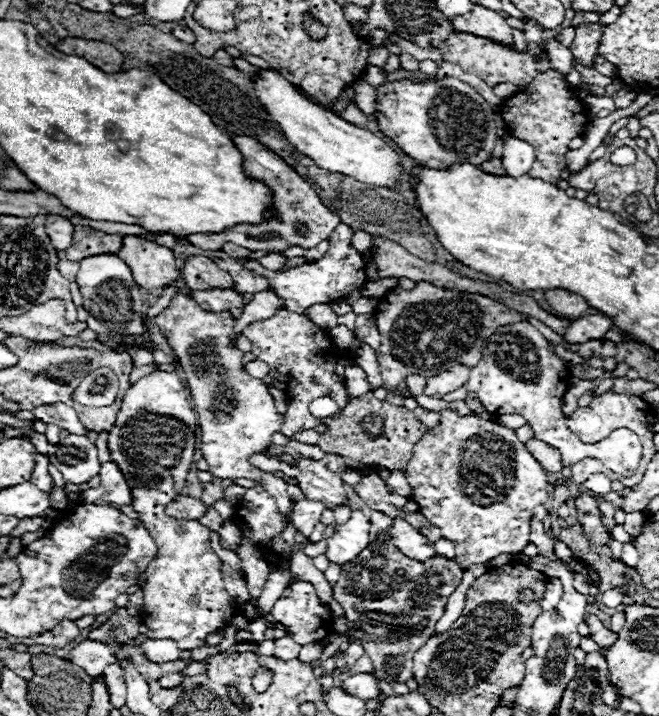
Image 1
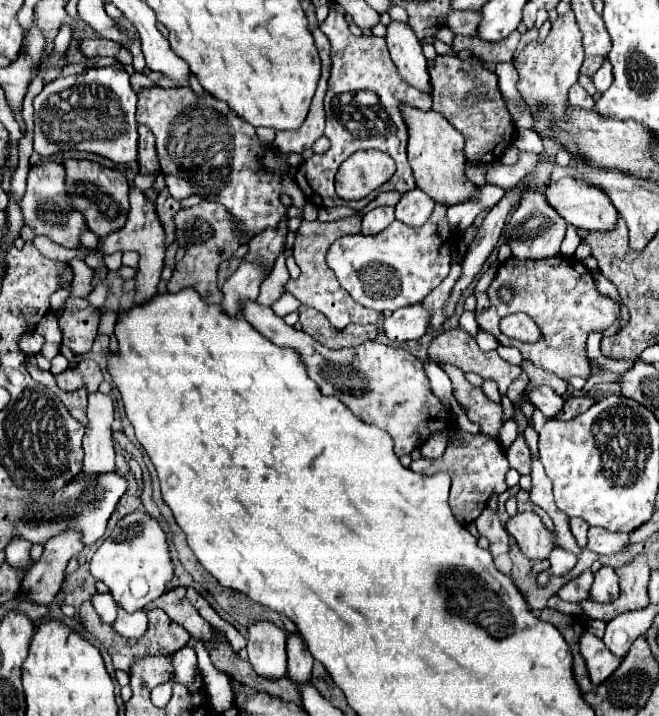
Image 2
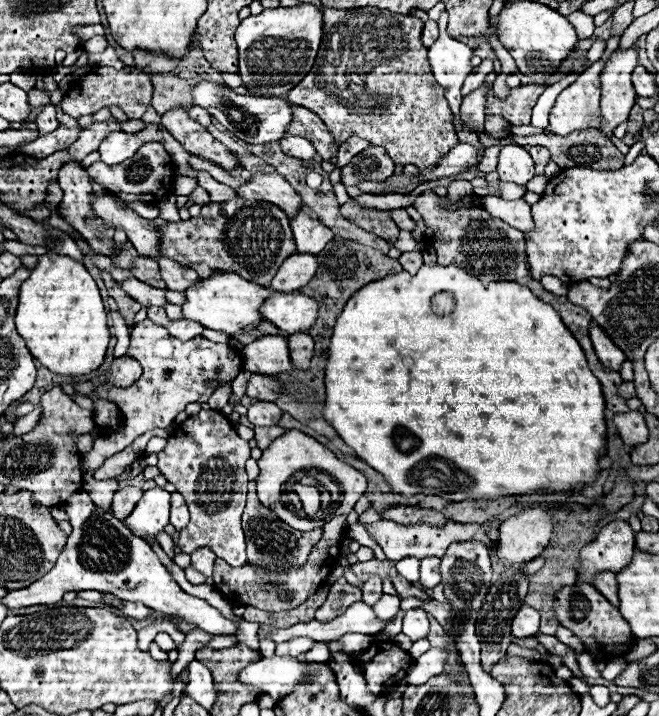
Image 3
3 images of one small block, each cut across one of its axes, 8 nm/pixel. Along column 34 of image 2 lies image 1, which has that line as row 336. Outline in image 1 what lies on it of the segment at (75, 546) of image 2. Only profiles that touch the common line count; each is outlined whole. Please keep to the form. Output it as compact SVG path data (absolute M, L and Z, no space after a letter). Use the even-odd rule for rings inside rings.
M604 314L584 316L568 324L564 330L564 340L572 344L584 344L588 340L602 340L604 334L612 328L612 320Z

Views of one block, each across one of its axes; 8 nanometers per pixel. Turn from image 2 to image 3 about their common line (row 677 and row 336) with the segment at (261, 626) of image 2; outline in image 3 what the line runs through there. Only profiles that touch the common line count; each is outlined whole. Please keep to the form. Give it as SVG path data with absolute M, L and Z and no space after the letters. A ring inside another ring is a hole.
M262 336L250 344L246 344L246 348L242 350L244 356L244 368L250 372L258 372L258 374L280 374L282 370L290 370L290 352L288 352L288 342L284 336Z

